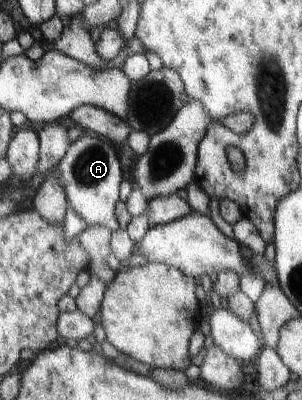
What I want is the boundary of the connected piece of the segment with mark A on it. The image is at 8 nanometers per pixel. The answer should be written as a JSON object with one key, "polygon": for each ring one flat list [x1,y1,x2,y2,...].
{"polygon":[[87,133,76,140,66,157,59,162,60,183,66,188,69,205,72,206,90,226,108,227,113,232,120,229,116,219,116,203,120,201,120,185,124,181,124,165,118,157,114,143,101,136]]}

